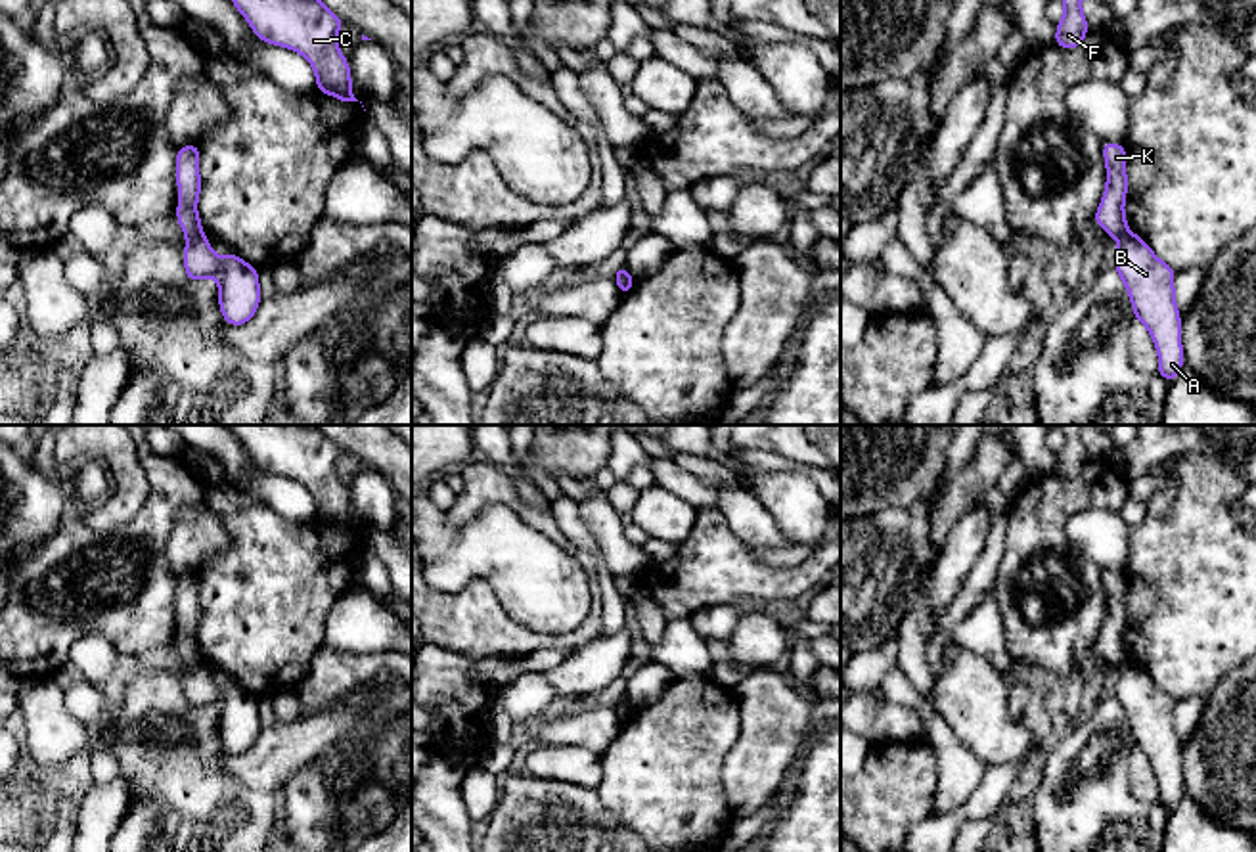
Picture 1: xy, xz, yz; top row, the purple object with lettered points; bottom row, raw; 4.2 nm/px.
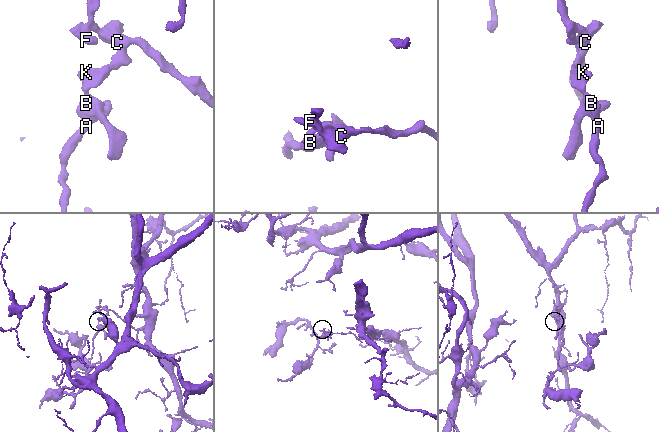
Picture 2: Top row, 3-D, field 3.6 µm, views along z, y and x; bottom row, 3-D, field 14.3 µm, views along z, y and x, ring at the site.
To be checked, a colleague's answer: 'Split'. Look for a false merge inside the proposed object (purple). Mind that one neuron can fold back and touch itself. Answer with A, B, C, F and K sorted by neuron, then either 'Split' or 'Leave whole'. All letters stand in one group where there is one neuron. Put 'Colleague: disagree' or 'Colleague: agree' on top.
Colleague: agree
Groups: A B / C F K. Split

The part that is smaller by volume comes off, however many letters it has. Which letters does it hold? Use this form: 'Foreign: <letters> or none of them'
Foreign: A, B

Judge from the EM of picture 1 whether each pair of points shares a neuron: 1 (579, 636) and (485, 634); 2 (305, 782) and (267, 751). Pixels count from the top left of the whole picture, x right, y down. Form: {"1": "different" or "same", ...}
{"1": "same", "2": "different"}

